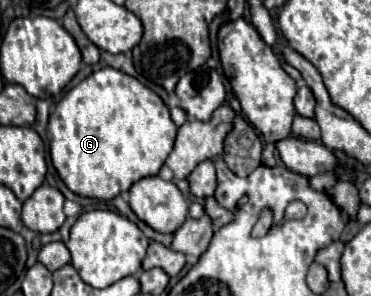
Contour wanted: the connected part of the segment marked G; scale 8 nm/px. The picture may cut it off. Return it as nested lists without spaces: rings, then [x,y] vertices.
[[[111,66],[99,68],[65,92],[55,106],[47,138],[61,180],[79,196],[111,200],[137,180],[155,176],[173,150],[177,126],[159,94]]]

